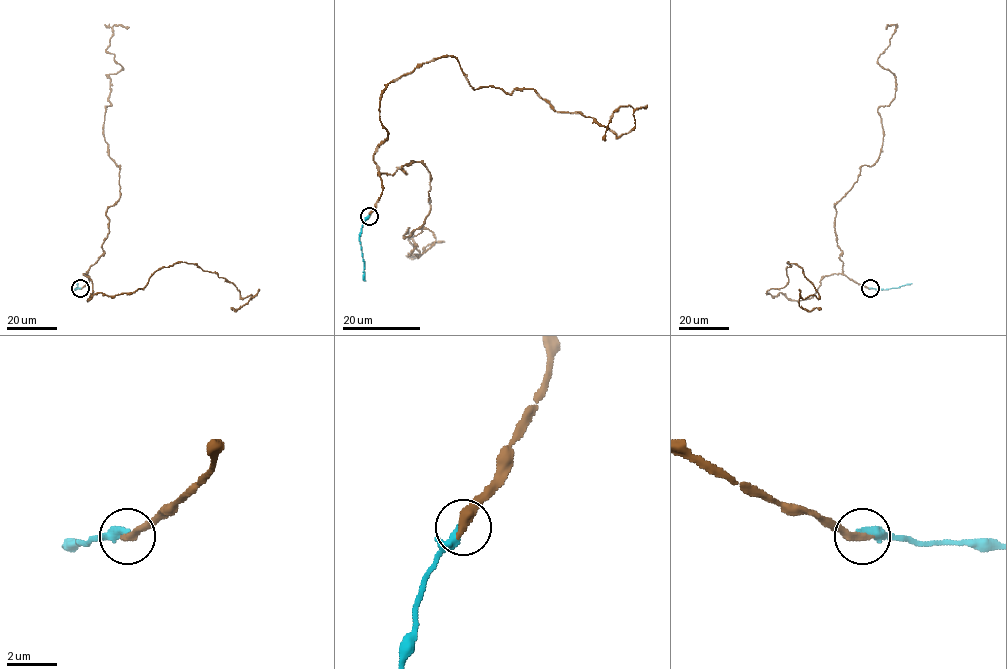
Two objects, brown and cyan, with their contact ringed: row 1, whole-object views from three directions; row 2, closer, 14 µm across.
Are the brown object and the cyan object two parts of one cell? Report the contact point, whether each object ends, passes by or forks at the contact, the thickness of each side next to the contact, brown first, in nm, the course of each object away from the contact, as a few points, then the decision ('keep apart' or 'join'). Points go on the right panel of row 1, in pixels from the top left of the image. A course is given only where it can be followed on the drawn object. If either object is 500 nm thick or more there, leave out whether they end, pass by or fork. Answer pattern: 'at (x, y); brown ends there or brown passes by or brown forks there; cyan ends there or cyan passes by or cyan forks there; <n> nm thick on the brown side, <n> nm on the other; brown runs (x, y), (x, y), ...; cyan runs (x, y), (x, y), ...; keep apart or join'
at (870, 288); brown ends there; cyan ends there; 360 nm thick on the brown side, 360 nm on the other; brown runs (869, 288), (843, 273), (835, 205), (879, 156), (878, 109), (896, 90), (878, 62), (886, 27); cyan runs (869, 288), (888, 289), (911, 283); keep apart

